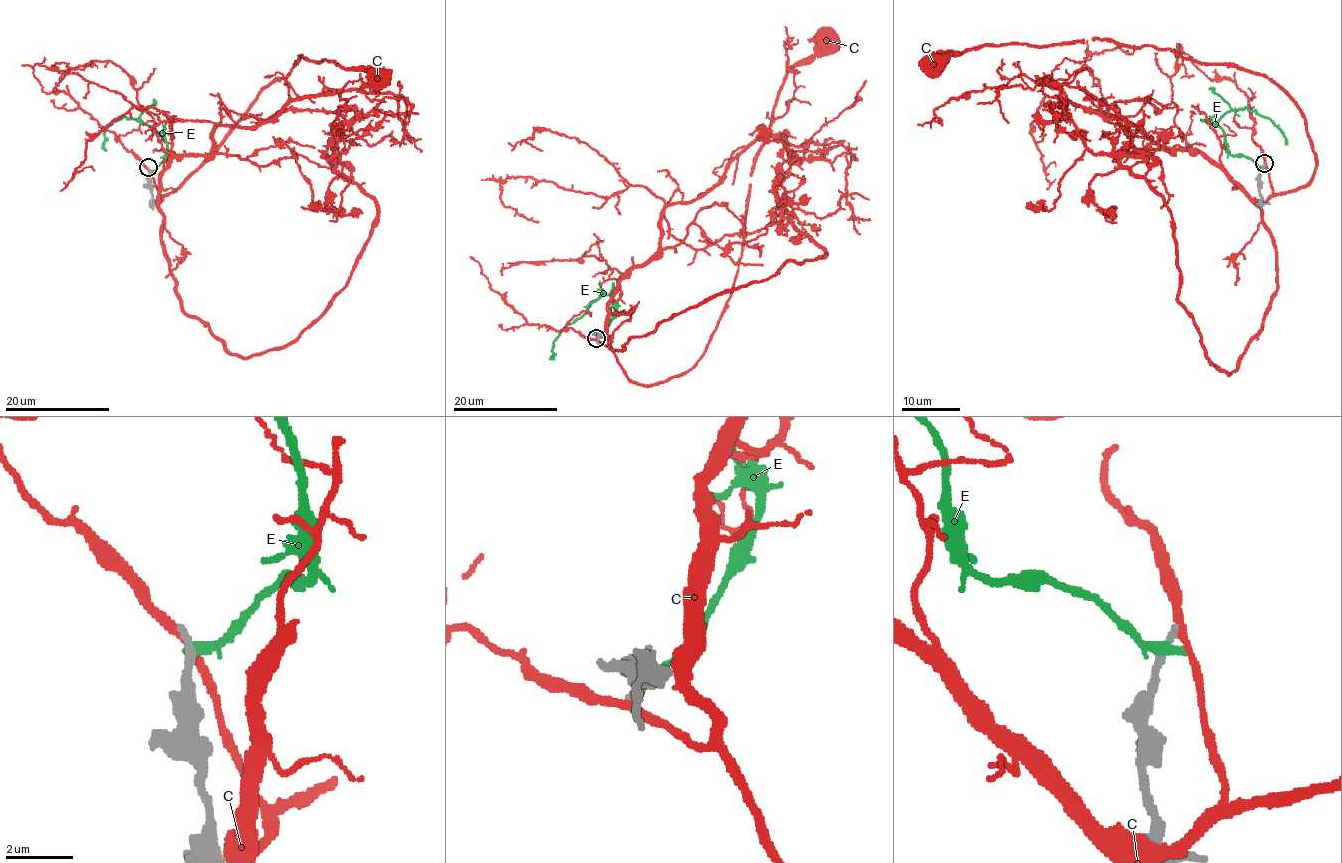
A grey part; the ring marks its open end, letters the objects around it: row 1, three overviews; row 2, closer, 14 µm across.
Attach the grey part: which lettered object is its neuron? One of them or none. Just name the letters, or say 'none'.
none

